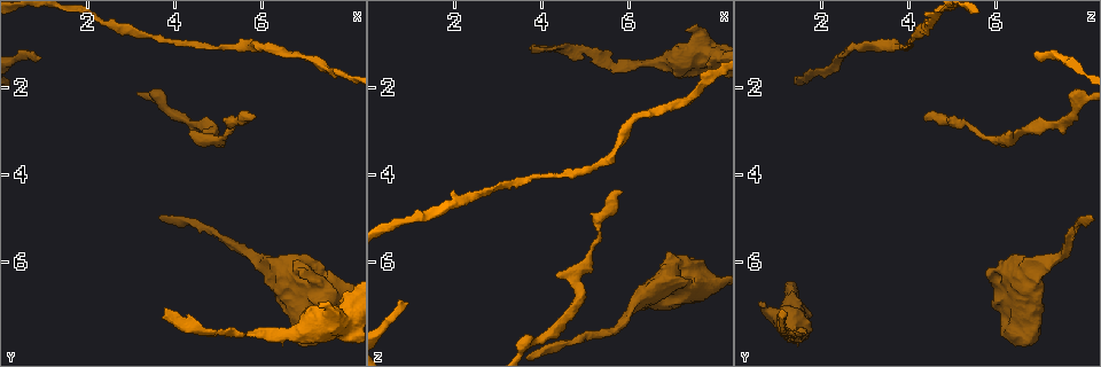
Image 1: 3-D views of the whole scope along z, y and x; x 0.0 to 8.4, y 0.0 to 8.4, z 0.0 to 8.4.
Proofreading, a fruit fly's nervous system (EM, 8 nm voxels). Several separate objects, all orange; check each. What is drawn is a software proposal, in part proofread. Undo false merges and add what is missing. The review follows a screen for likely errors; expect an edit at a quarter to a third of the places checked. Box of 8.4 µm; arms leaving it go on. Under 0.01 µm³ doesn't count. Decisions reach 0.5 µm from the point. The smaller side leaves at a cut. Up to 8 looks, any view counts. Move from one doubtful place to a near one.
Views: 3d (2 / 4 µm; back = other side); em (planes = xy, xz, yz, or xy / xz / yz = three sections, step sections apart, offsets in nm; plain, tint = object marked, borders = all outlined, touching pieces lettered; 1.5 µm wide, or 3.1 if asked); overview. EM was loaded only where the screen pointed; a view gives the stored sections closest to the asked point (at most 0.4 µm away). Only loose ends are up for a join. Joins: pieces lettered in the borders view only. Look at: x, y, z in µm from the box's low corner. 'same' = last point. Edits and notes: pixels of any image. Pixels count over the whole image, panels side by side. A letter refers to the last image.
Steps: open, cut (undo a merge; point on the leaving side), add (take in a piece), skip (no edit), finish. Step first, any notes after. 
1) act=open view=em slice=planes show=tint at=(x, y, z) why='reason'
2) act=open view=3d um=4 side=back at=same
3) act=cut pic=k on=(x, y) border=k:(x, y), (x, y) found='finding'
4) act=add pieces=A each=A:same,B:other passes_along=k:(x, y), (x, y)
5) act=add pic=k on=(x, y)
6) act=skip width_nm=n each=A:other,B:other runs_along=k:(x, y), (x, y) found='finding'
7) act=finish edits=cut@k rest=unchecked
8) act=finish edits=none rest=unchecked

act=open view=3d um=4 at=(3.75, 7.05, 1.05) why='long arm stops here'

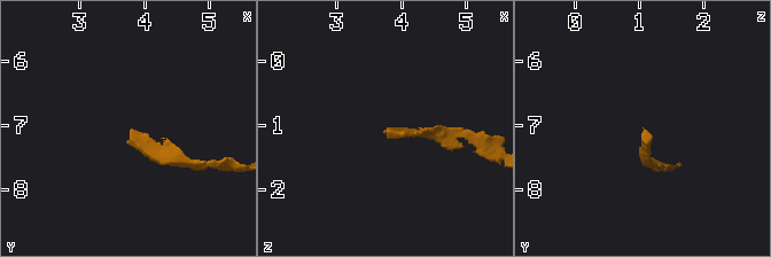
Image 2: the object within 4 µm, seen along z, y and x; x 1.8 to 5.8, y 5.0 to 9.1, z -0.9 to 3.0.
act=open view=em slice=planes show=borders at=(3.80, 7.05, 1.10) why='now the EM'

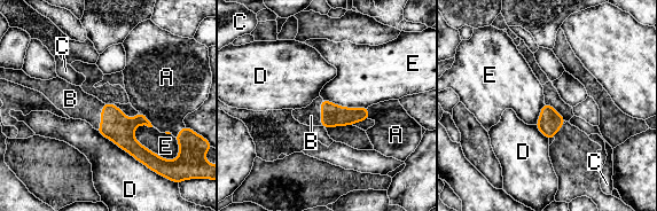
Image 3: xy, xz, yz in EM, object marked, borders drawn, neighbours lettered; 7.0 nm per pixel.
act=add pieces=B width_nm=160 each=A:other,B:same,C:other,D:other,E:other passes_along=3:(117, 127), (101, 117), (76, 103) found='the neuron continues'

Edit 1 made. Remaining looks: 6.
act=open view=3d um=2 at=(6.85, 6.25, 5.80) why='thick end'

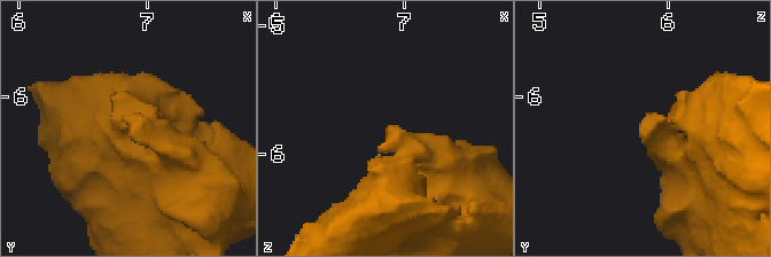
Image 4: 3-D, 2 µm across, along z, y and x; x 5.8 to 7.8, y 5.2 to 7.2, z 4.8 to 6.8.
act=open view=em slice=planes show=tint at=(6.88, 6.22, 5.78) why='now the EM'

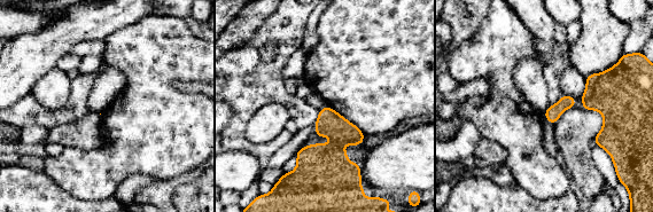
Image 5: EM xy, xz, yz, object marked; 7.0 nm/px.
act=open view=em slice=planes show=borders at=same why='see the neighbours'

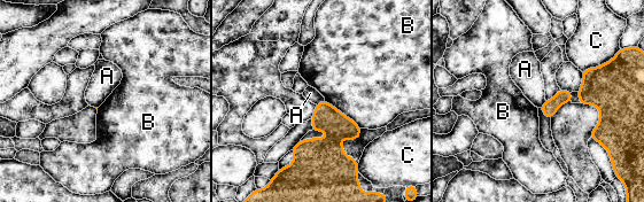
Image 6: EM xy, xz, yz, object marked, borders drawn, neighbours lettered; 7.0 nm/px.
act=skip each=A:other,B:other,C:other found='none of them fits'

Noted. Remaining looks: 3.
act=finish edits=add@3 rest=unchecked

